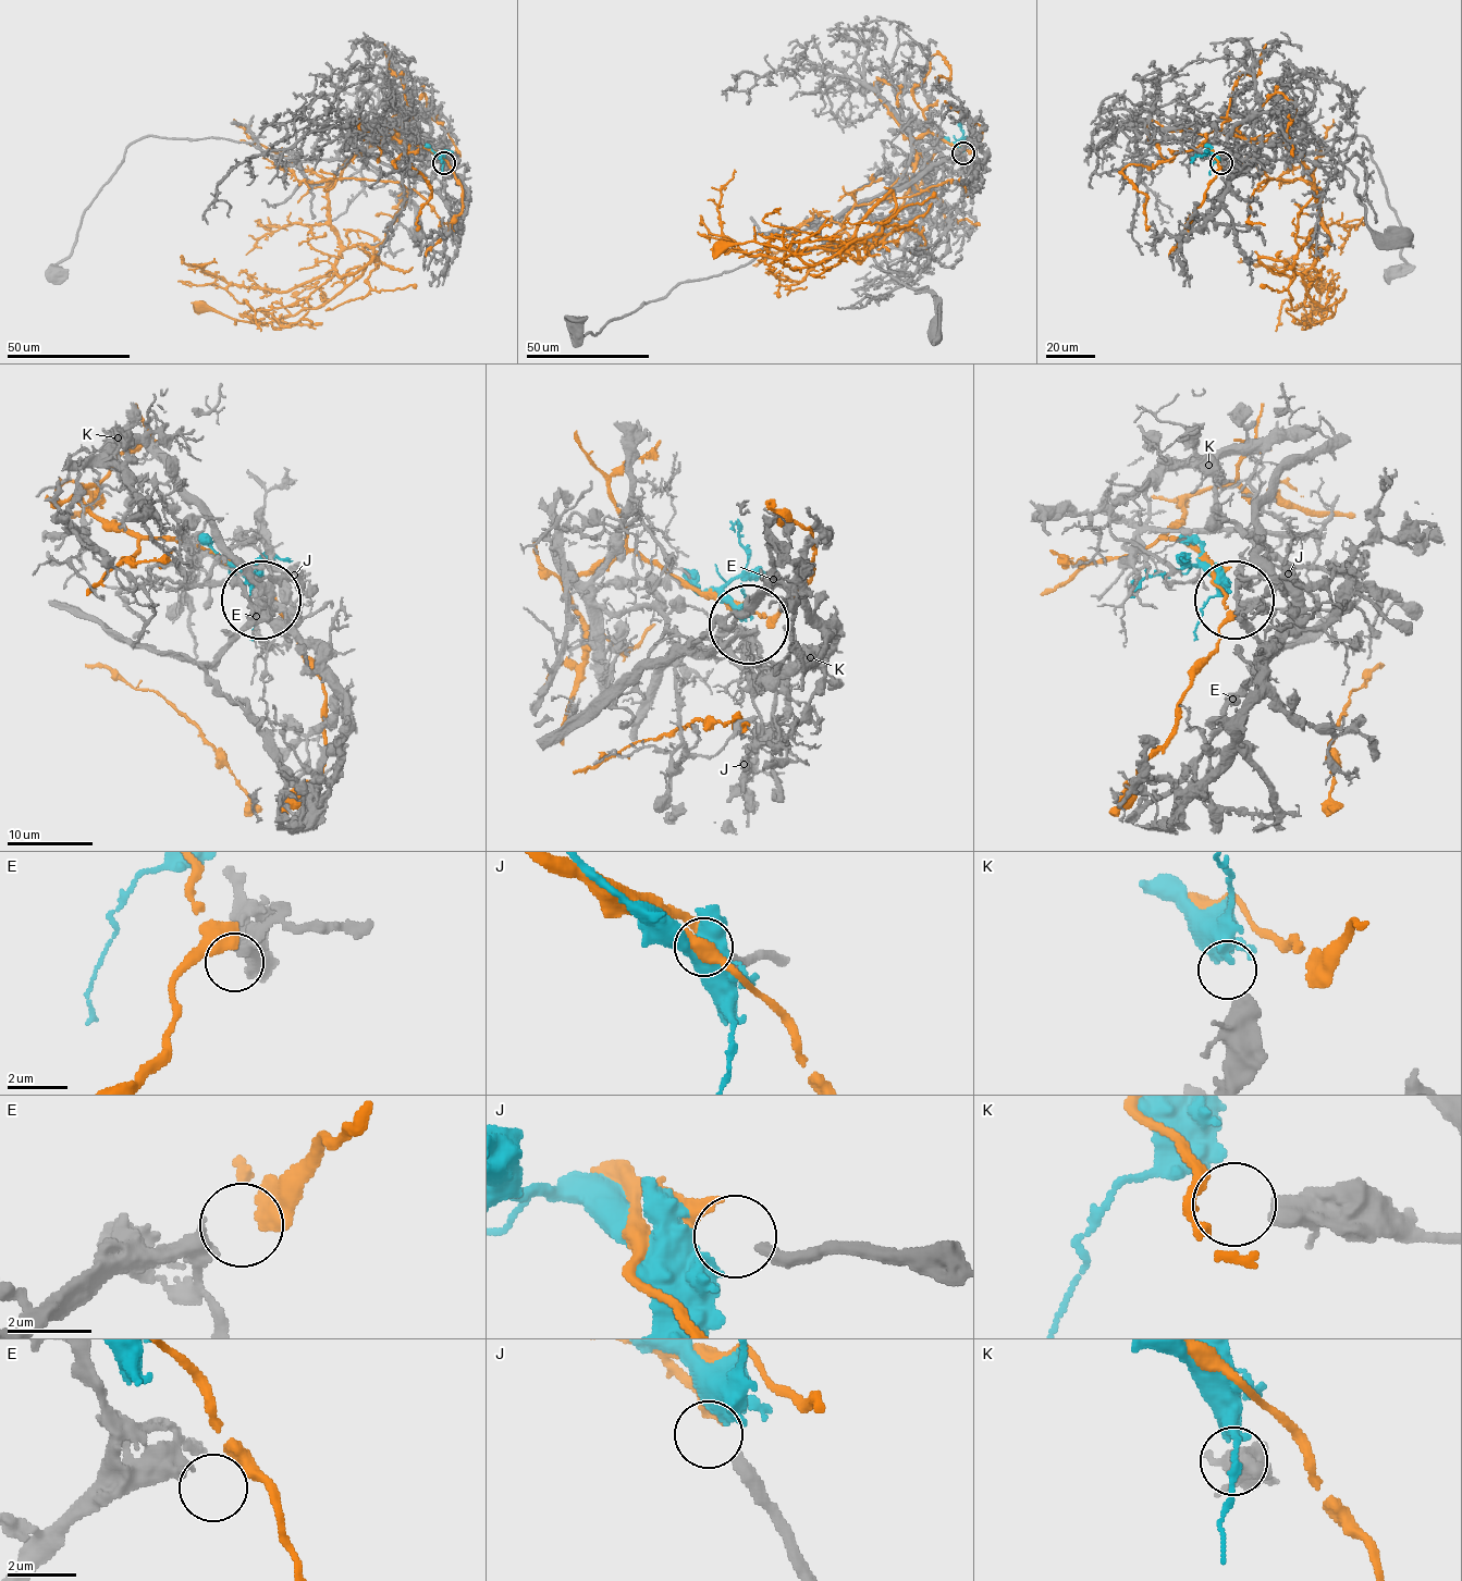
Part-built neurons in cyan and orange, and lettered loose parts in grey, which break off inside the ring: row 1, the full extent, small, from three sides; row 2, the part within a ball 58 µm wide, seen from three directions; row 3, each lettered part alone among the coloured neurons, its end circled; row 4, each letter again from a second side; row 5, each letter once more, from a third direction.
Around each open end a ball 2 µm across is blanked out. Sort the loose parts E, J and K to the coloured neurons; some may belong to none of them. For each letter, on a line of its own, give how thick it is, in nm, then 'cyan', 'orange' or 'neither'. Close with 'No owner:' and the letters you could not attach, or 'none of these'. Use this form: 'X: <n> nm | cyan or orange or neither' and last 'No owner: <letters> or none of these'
E: 460 nm | neither
J: 340 nm | orange
K: 600 nm | cyan
No owner: E

